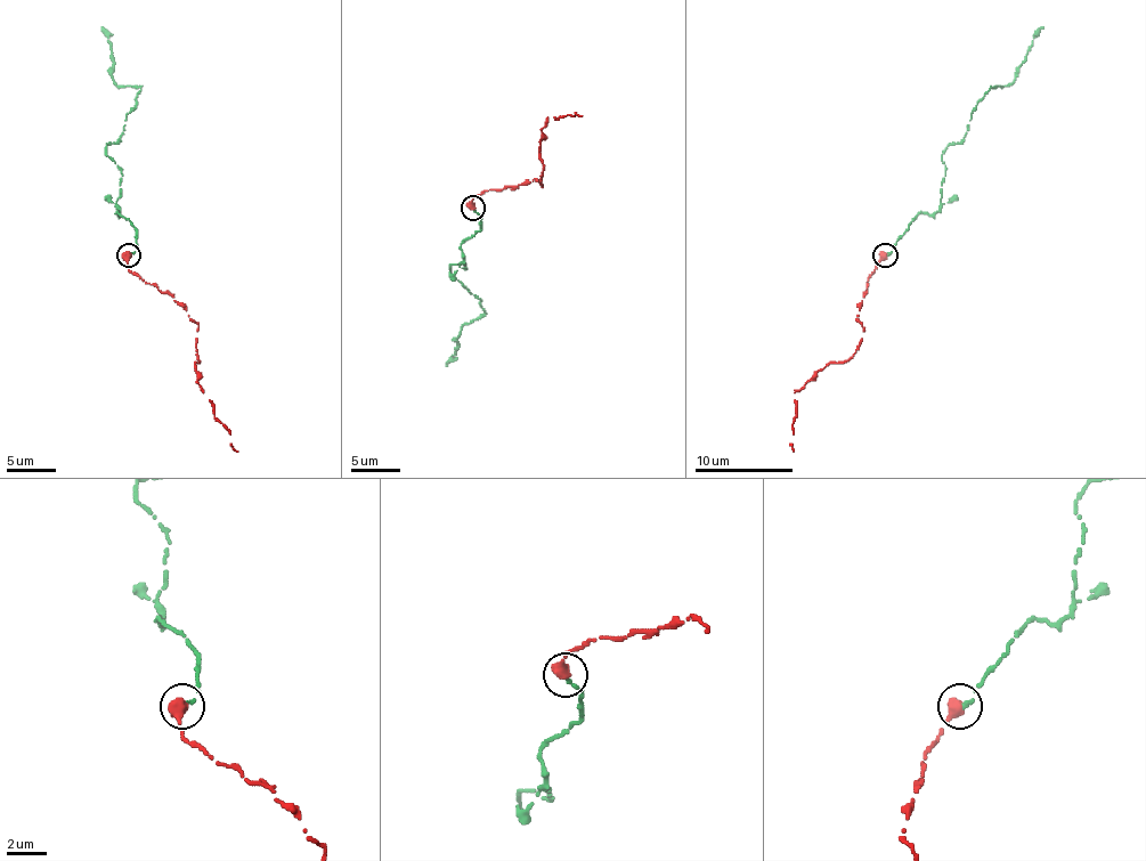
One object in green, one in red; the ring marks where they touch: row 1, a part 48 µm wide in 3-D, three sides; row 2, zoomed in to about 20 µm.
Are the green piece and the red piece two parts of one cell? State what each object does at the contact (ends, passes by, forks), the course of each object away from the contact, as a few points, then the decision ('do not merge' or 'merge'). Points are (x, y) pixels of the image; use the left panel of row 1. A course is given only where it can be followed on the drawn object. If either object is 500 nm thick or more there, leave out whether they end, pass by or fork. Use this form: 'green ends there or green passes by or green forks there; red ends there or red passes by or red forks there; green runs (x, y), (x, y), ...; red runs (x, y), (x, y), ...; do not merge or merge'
green runs (128, 254), (135, 229), (115, 212), (123, 173), (106, 144), (120, 137), (140, 90), (113, 80), (100, 26); red runs (128, 254), (128, 269), (172, 293), (198, 325), (201, 389), (238, 451); merge

